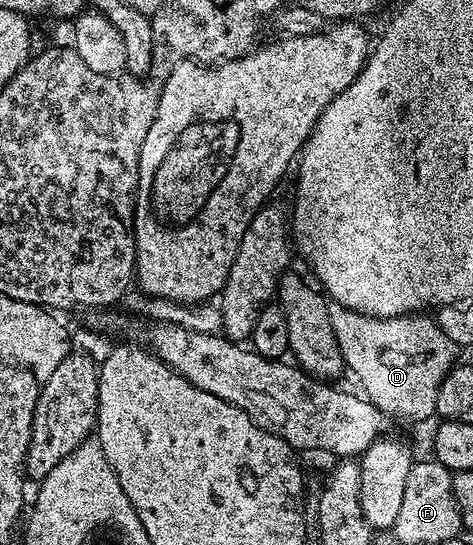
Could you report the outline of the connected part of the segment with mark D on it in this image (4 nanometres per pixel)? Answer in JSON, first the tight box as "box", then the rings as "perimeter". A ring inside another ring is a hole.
{"box":[327,303,457,421],"perimeter":[[[334,303],[328,304],[327,317],[331,321],[331,333],[339,336],[338,344],[345,352],[346,364],[351,364],[360,387],[364,389],[360,390],[368,401],[376,405],[384,415],[396,413],[399,417],[412,417],[415,421],[436,416],[435,408],[441,383],[457,364],[457,358],[455,358],[457,346],[453,339],[449,339],[449,335],[445,335],[445,331],[441,331],[438,323],[432,318],[430,321],[427,315],[370,317]]]}

